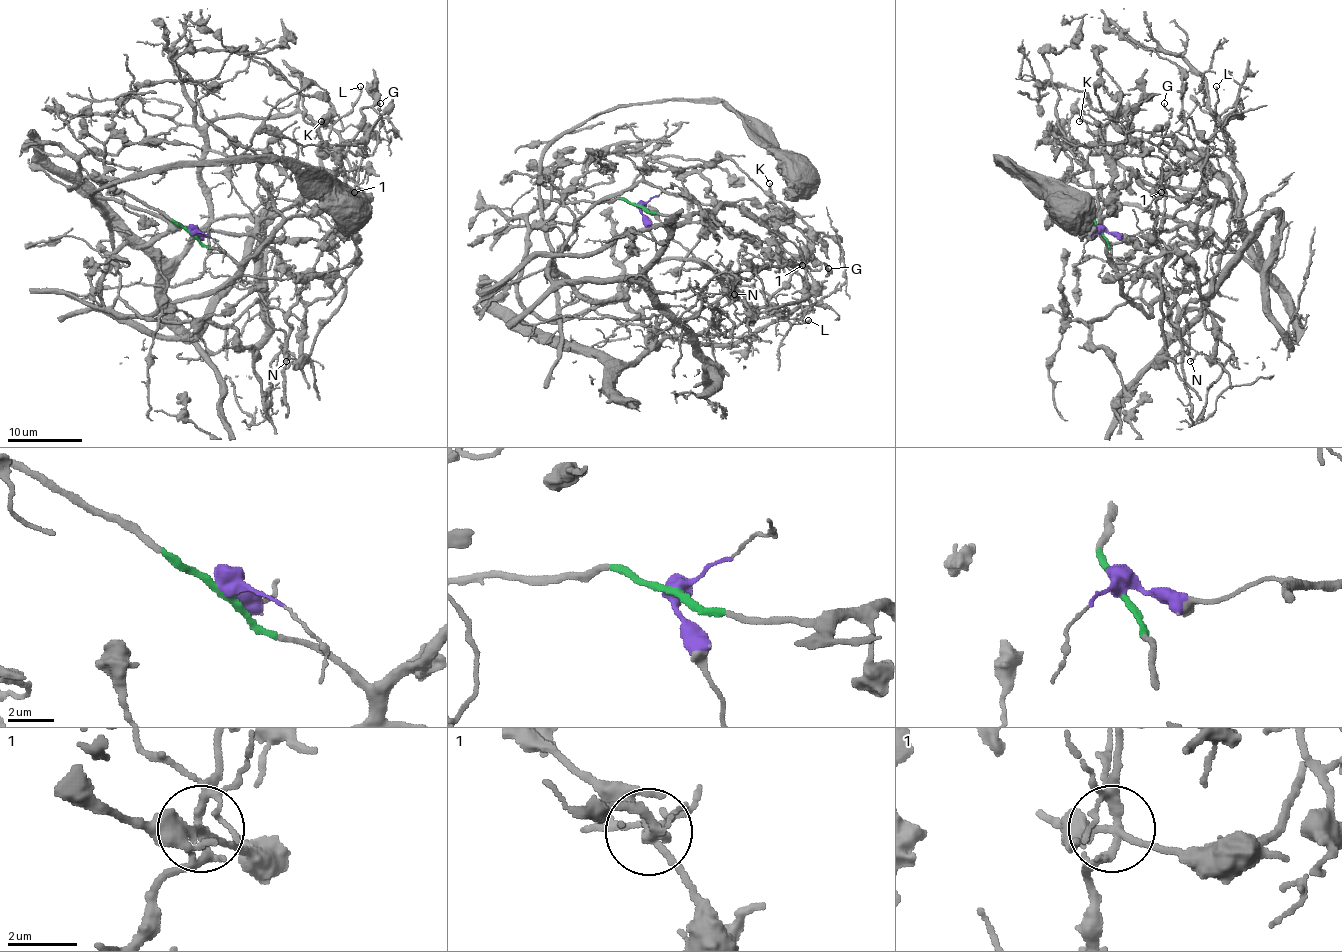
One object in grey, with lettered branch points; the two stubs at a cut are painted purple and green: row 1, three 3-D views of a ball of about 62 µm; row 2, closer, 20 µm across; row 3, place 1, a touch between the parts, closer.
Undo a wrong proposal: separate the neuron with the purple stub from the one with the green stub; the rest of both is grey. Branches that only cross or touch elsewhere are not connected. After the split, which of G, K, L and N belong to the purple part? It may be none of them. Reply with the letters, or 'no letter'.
L

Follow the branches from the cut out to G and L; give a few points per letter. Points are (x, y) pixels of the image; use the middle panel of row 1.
G: (639, 205), (706, 213), (732, 235), (767, 240), (774, 259), (828, 268)
L: (639, 205), (657, 255), (620, 292), (550, 276), (698, 289), (708, 333), (655, 346), (808, 320)

